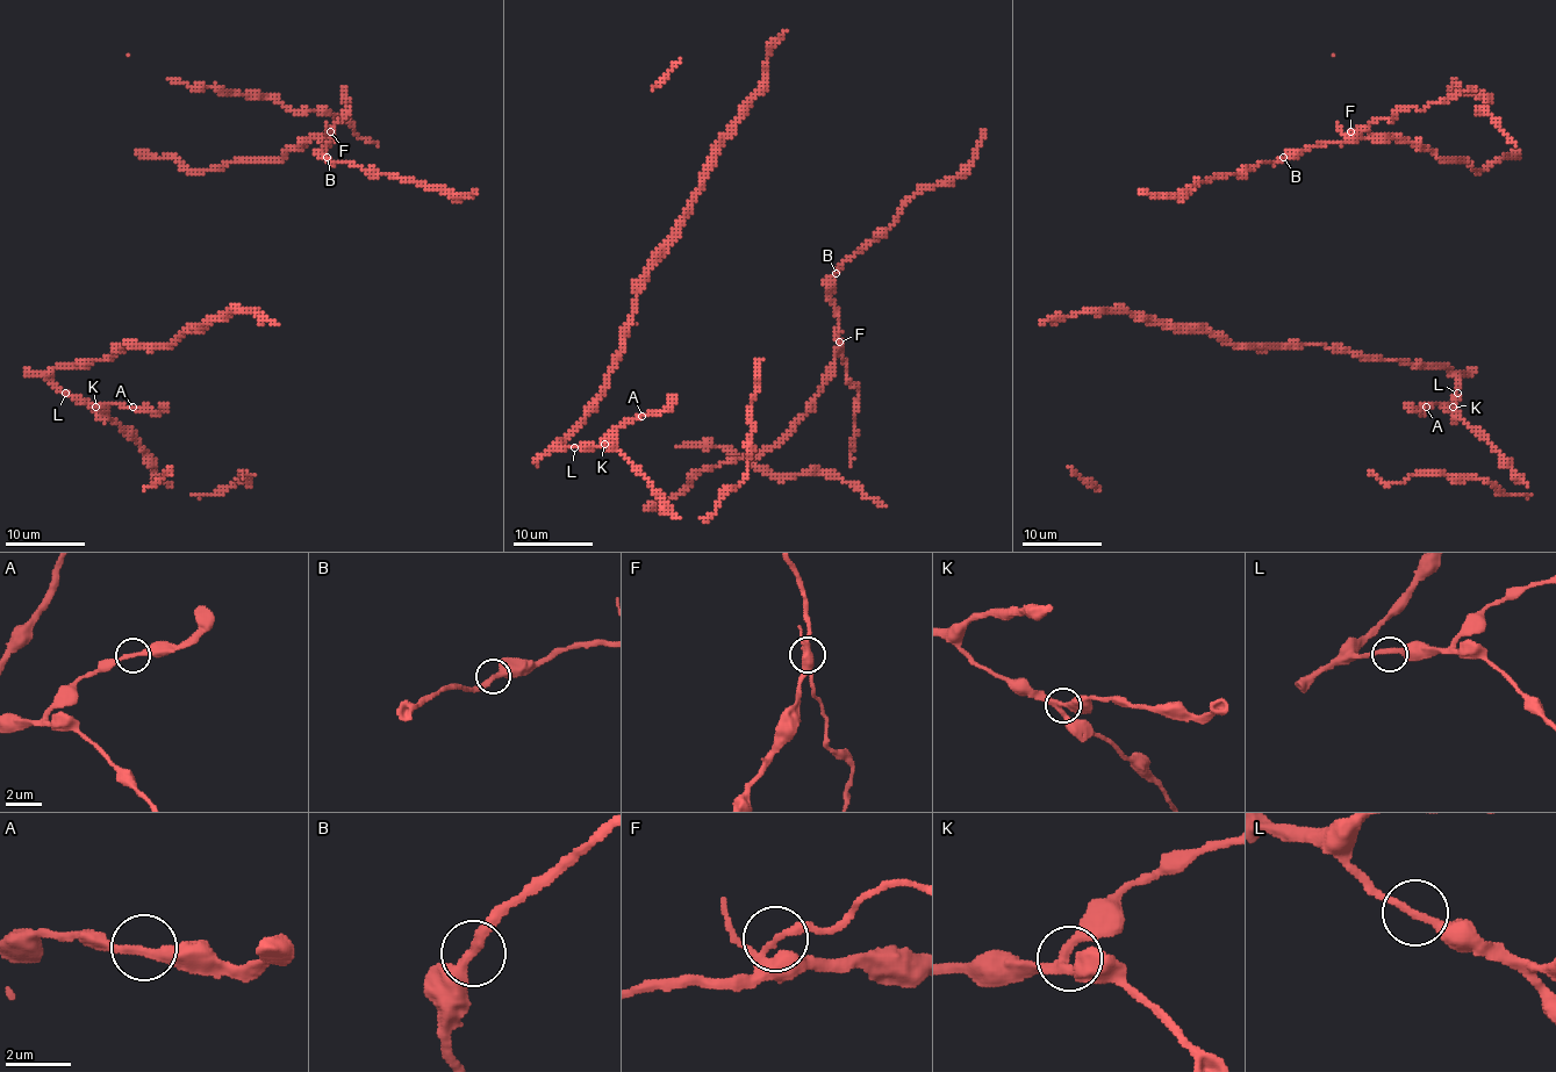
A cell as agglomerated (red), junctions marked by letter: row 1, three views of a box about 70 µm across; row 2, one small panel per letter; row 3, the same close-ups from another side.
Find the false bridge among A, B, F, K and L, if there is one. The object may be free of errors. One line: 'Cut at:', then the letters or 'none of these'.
Cut at: F

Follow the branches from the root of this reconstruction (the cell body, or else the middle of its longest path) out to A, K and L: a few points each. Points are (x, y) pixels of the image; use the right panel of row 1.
A: (1103, 309), (1198, 325), (1232, 343), (1326, 345), (1362, 357), (1446, 365), (1457, 381), (1457, 401), (1426, 407)
K: (1103, 309), (1198, 325), (1232, 343), (1326, 345), (1362, 357), (1440, 364), (1457, 381), (1453, 407)
L: (1103, 309), (1198, 325), (1232, 343), (1326, 345), (1362, 357), (1440, 364), (1451, 371), (1457, 393)

